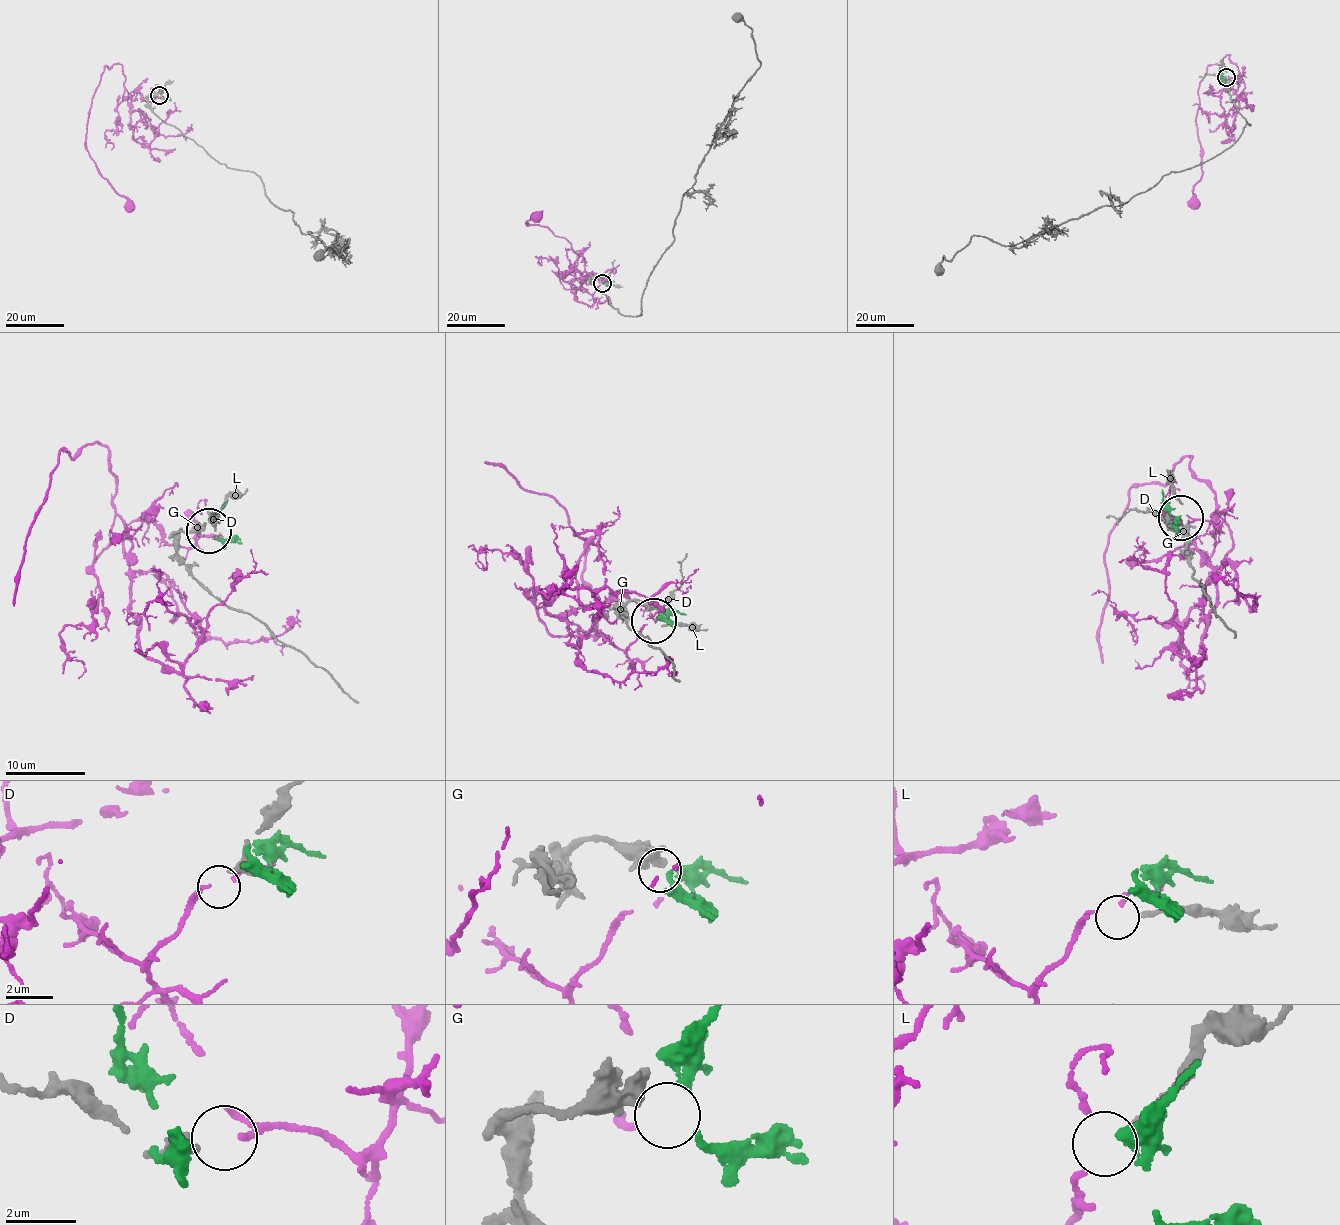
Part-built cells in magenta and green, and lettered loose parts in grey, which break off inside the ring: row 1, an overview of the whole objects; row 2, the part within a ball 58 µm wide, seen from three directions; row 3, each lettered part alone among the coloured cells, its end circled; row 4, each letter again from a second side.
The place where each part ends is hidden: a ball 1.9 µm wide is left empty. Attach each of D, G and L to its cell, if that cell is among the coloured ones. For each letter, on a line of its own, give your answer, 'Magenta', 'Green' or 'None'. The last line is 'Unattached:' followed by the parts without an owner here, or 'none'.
D: Magenta
G: Green
L: None
Unattached: L

